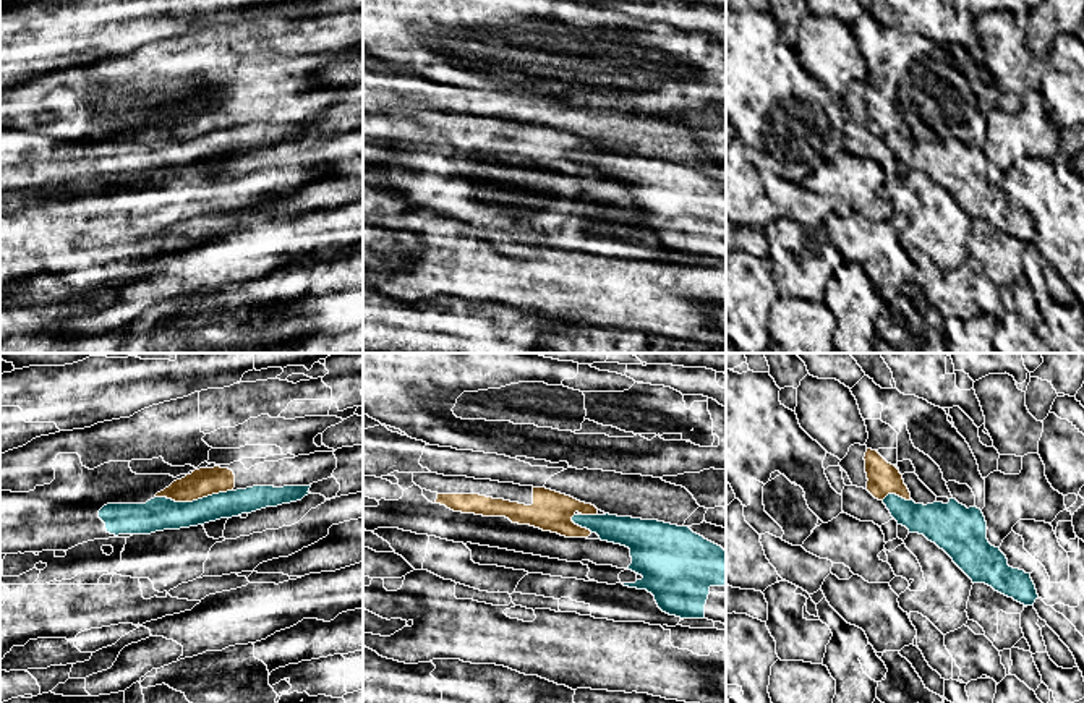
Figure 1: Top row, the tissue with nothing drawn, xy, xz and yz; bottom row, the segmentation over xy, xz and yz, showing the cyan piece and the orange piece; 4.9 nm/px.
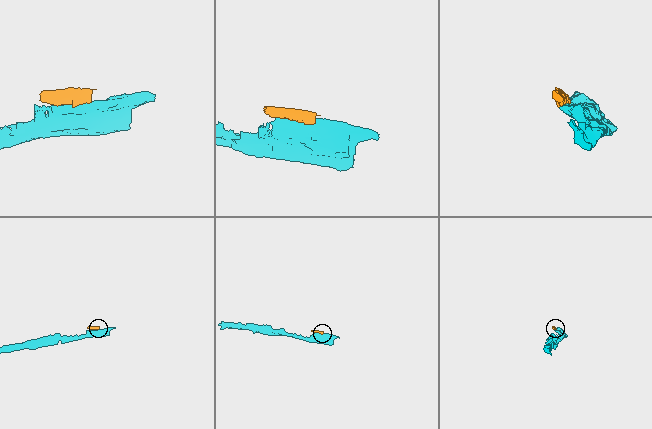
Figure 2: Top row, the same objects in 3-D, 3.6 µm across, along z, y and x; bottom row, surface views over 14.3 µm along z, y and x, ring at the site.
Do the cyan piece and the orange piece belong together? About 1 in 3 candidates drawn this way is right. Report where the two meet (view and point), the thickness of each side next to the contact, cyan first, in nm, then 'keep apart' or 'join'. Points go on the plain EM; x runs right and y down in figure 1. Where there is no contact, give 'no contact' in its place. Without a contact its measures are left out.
xy (193, 138) | 170/140 nm | keep apart

